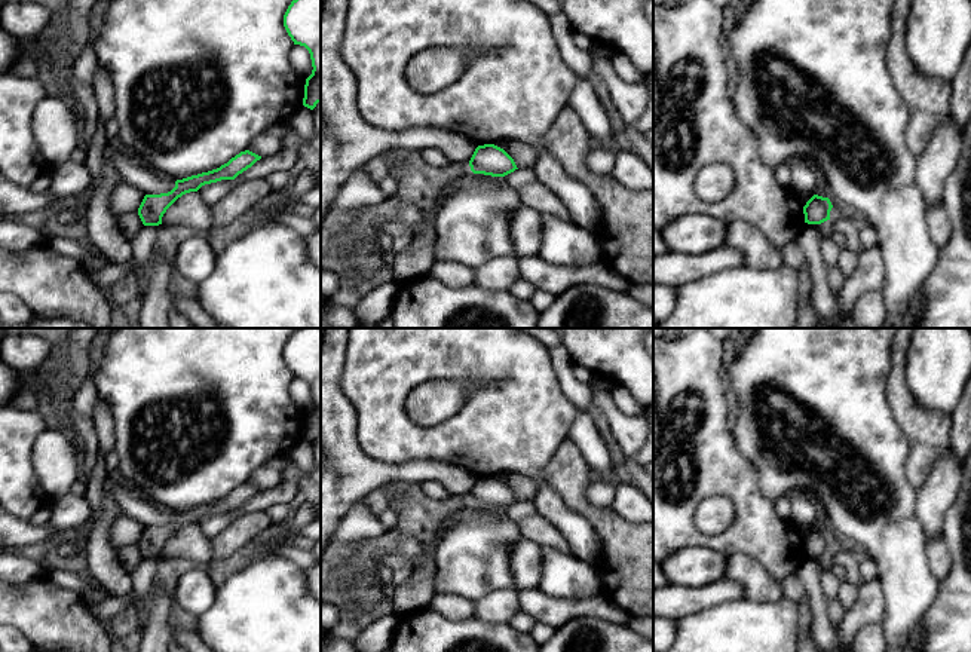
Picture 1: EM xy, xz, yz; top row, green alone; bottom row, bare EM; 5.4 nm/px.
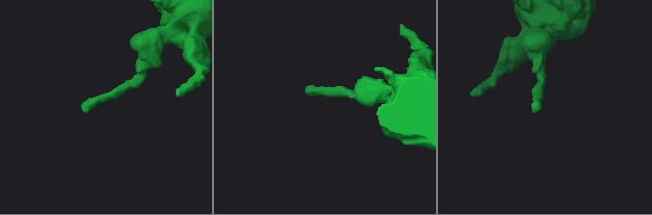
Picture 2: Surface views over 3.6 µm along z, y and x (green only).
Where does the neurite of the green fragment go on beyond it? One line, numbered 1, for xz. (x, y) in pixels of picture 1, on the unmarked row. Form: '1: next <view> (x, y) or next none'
1: next none

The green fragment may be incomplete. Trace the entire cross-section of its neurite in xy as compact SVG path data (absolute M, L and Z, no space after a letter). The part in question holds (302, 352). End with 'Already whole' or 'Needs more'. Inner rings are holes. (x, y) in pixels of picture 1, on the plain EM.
M298 328L291 334L285 348L284 359L294 377L304 379L312 392L312 407L306 411L303 438L313 443L321 435L321 328Z. Already whole

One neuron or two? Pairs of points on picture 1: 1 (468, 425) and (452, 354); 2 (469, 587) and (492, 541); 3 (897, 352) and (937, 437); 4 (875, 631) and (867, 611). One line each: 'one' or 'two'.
1: one
2: one
3: one
4: two

